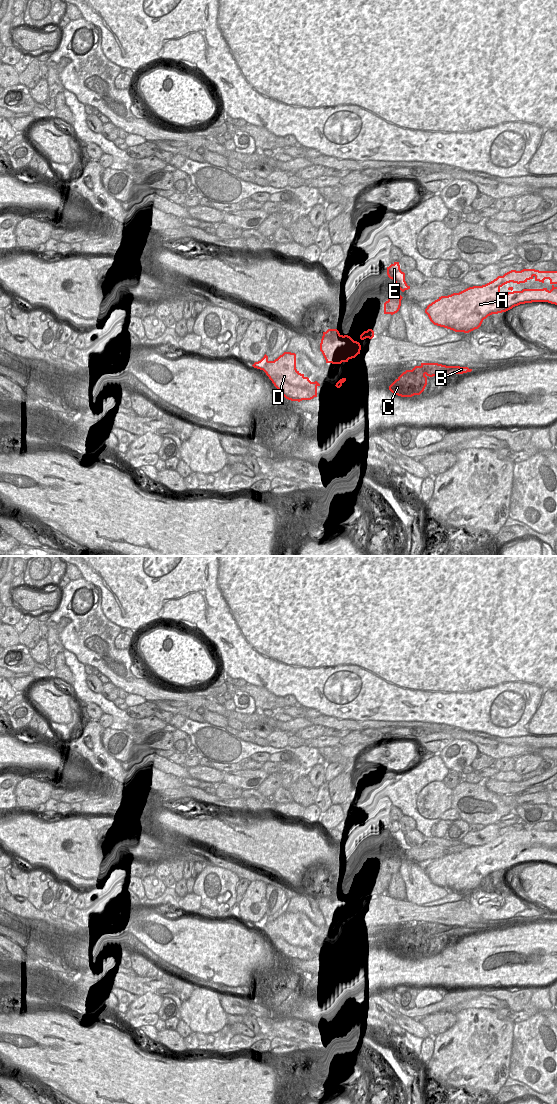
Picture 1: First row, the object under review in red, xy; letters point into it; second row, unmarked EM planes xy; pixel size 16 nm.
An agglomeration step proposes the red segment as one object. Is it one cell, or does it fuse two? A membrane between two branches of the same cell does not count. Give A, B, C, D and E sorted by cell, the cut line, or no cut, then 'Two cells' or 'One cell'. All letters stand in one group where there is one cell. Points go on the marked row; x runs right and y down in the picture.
Groups: A D E / B C. Split along xy (341, 335), (341, 338), (336, 343), (336, 356), (332, 363). Two cells

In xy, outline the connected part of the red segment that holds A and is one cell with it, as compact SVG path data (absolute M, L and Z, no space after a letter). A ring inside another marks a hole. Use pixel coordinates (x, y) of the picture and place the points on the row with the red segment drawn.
M511 270L485 285L473 286L459 293L441 296L427 306L425 313L434 325L455 332L469 333L478 329L488 316L506 312L520 304L548 302L557 305L555 284L557 284L557 271ZM533 278L542 283L545 279L549 279L552 289L514 291L513 287L509 287L508 293L500 291L500 288L507 283L520 284Z

